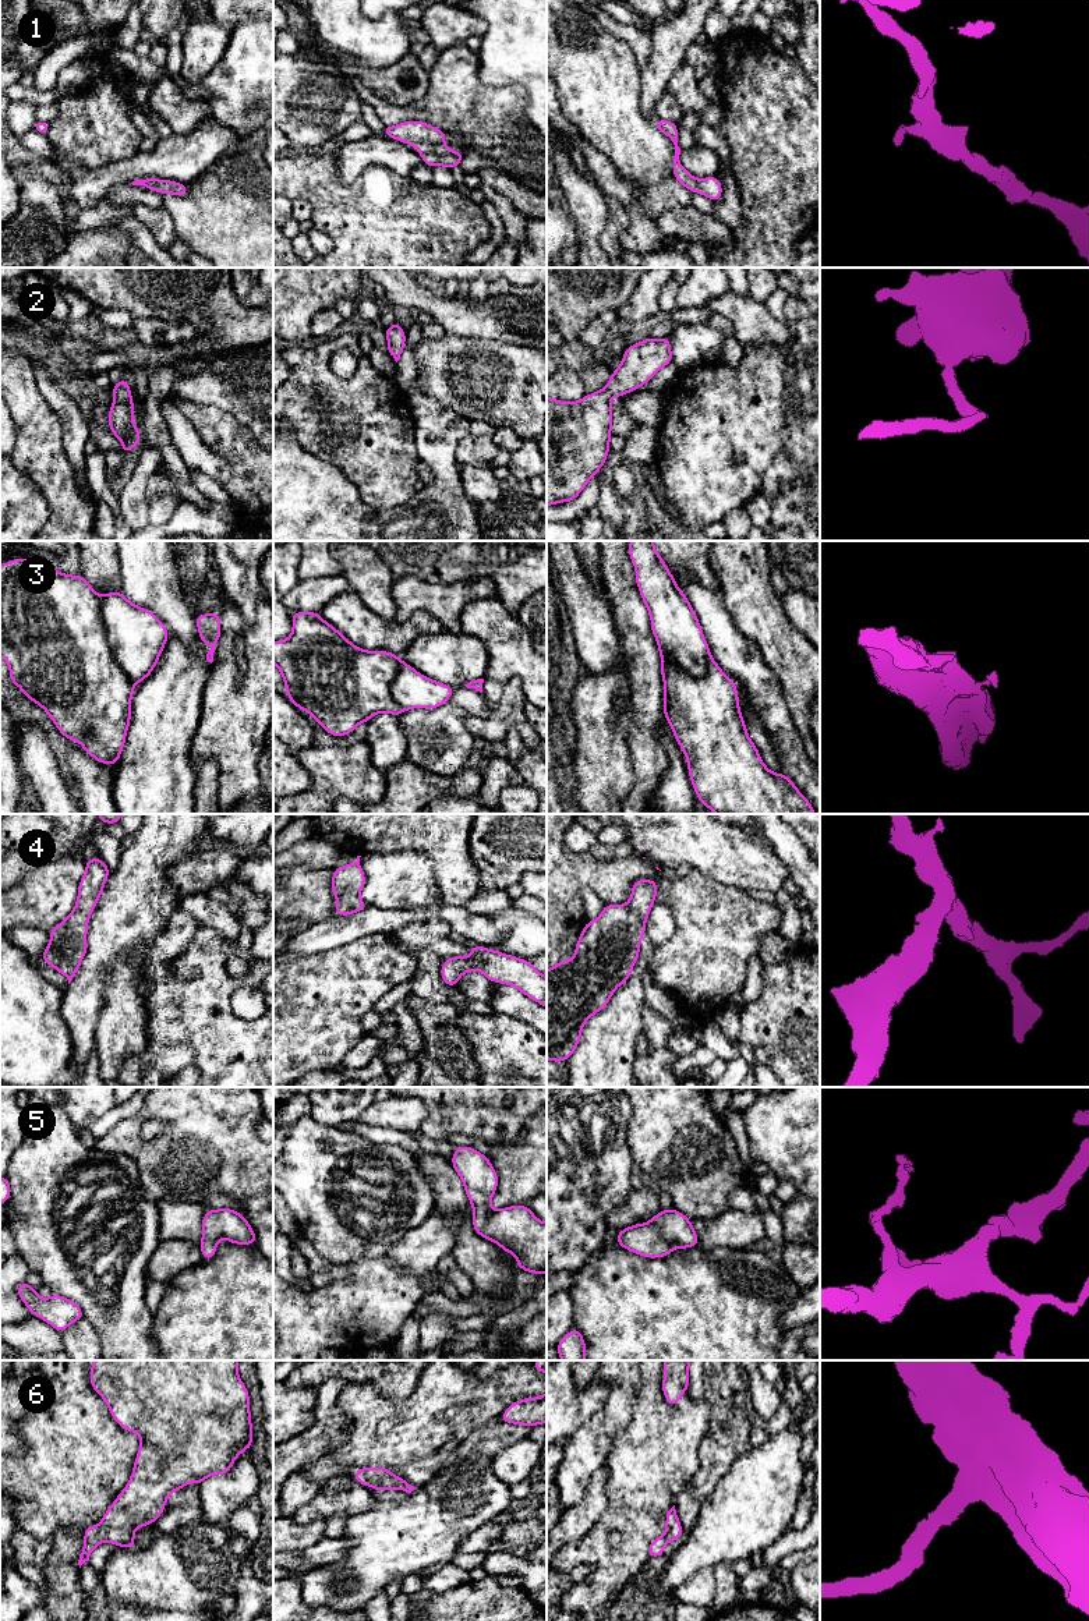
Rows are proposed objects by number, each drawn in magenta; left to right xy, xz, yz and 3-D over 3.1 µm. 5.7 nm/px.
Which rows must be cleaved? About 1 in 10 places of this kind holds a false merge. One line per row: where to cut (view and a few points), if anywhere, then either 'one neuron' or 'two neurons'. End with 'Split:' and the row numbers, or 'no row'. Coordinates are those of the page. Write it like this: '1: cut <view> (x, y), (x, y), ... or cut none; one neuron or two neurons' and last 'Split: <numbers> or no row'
1: cut none; one neuron
2: cut none; one neuron
3: cut none; one neuron
4: cut none; one neuron
5: cut none; one neuron
6: cut none; one neuron
Split: no row

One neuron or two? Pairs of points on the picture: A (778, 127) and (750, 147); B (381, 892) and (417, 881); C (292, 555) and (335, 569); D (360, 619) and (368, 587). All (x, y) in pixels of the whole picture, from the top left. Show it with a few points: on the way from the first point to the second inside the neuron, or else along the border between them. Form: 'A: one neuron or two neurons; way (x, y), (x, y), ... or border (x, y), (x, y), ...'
A: one neuron; way (771, 134), (757, 147)
B: one neuron; way (389, 885), (393, 881), (409, 881)
C: one neuron; way (303, 558), (310, 558), (324, 565)
D: two neurons; border (345, 577), (349, 588), (372, 612), (393, 619)

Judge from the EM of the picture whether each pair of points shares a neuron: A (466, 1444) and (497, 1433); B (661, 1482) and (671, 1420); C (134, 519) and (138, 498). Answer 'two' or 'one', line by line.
A: one
B: one
C: one

